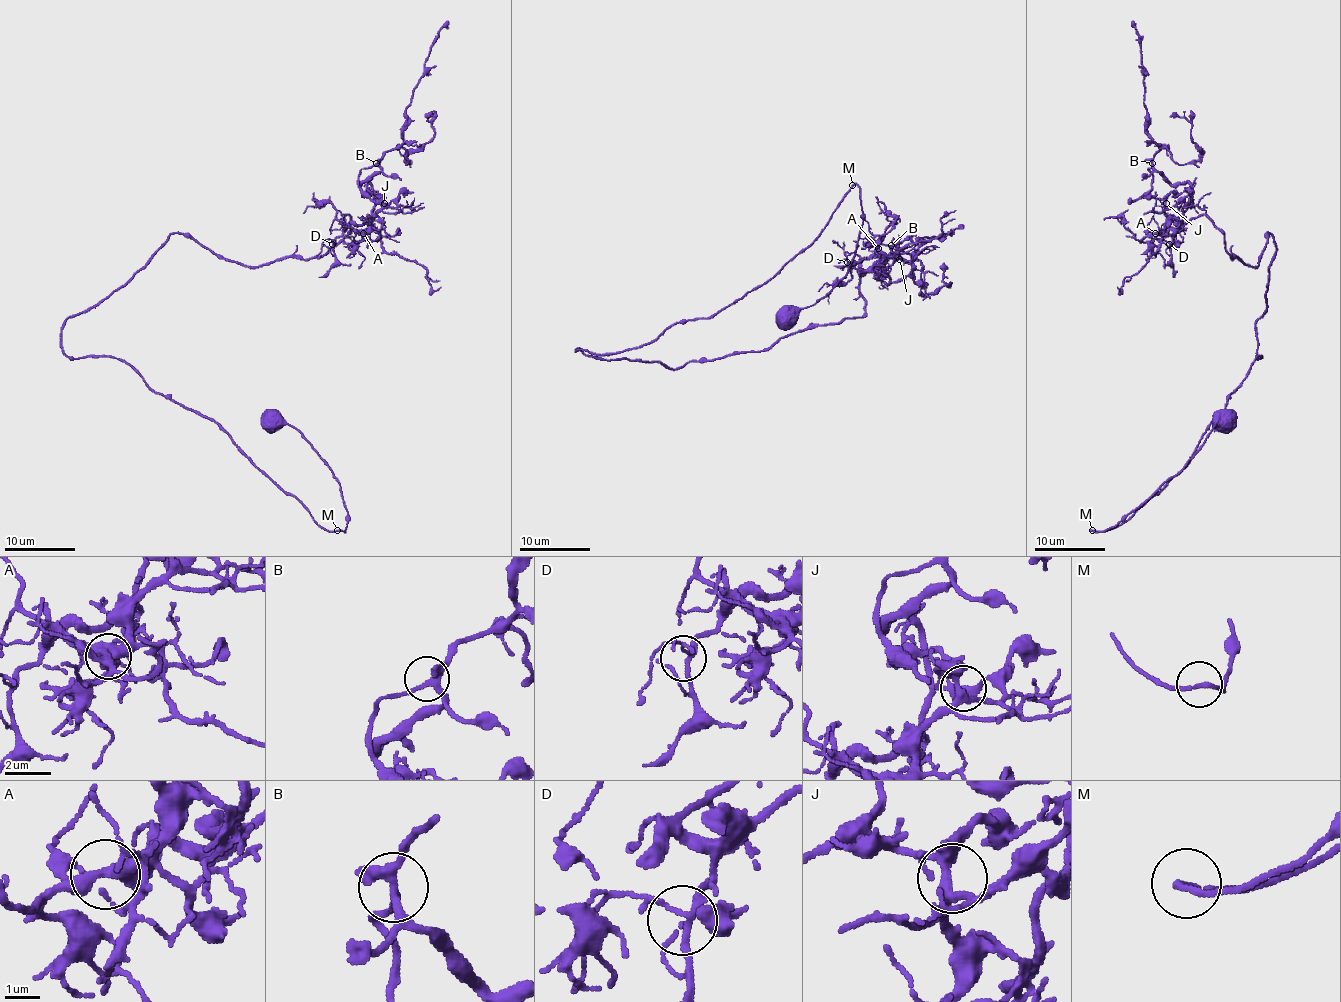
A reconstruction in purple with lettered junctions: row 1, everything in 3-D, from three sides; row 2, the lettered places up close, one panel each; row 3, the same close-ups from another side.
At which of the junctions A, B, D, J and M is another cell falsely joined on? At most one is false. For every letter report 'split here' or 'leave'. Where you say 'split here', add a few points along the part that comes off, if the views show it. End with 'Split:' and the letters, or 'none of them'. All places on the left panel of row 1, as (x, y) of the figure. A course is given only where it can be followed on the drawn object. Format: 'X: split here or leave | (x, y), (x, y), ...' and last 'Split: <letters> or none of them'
A: leave
B: leave
D: leave
J: leave
M: leave
Split: none of them

